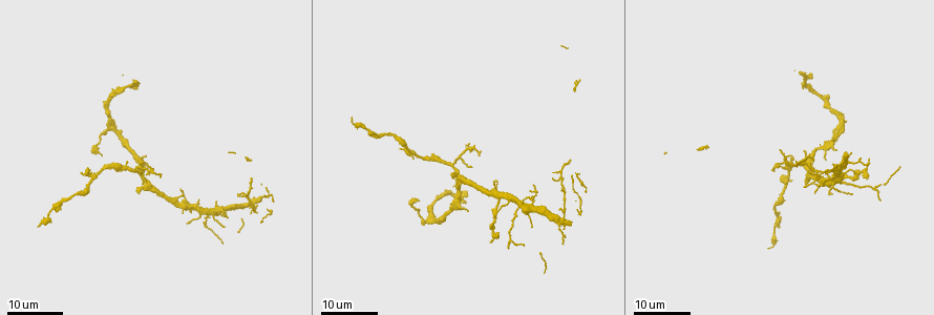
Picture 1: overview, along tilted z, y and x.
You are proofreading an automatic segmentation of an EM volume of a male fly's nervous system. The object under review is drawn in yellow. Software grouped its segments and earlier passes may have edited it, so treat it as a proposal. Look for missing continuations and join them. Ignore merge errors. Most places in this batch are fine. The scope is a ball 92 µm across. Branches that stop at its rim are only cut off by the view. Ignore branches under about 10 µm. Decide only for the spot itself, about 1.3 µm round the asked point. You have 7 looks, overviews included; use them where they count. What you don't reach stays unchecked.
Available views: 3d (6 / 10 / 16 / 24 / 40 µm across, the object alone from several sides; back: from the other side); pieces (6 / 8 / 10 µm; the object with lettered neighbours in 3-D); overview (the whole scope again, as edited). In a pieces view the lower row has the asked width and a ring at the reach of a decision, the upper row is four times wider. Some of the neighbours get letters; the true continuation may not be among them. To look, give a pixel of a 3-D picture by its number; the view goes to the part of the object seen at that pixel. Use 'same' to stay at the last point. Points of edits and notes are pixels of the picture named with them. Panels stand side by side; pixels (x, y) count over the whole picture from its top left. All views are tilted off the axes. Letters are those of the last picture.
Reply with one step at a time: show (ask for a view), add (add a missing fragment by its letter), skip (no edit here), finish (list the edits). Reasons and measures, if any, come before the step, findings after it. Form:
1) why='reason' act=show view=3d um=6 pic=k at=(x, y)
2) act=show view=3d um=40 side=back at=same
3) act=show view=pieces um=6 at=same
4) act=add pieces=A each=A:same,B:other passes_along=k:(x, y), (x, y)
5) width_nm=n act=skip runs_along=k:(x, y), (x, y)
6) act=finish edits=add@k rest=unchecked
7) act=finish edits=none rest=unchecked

act=show view=3d um=16 pic=1 at=(459, 196)

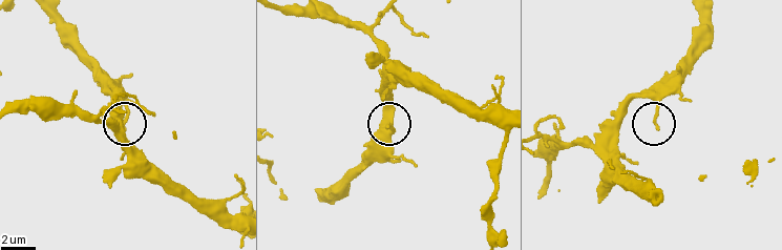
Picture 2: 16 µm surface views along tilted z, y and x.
act=show view=pieces um=10 pic=2 at=(388, 127)

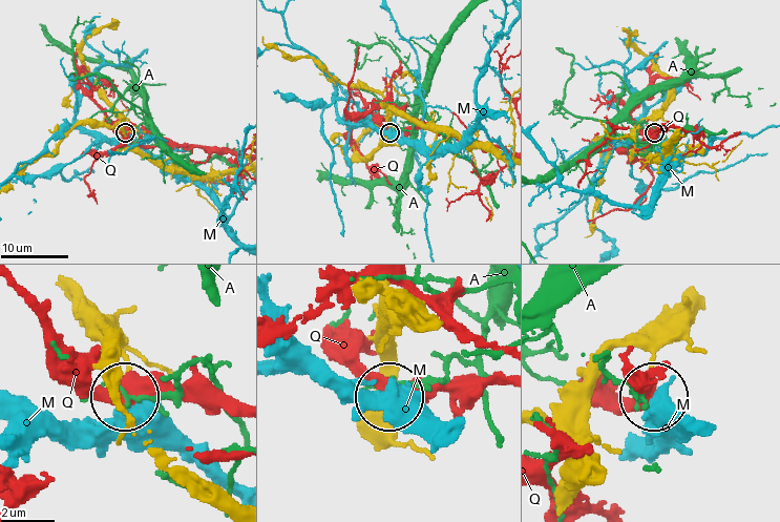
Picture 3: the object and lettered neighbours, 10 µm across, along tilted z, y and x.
act=skip each=A:other,M:other,Q:other found='no lettered fragment goes on from it'

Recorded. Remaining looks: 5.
why='tapers out' act=show view=3d um=24 pic=1 at=(477, 153)

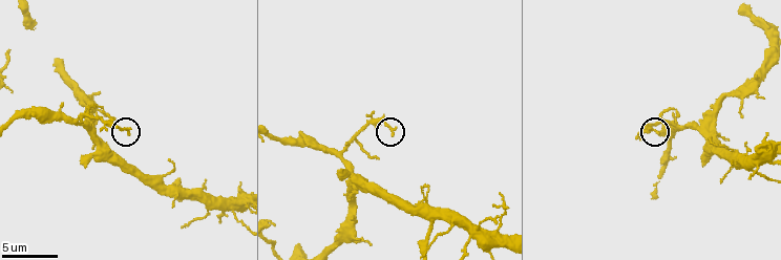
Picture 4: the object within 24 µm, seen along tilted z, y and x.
act=show view=pieces um=8 pic=4 at=(130, 133)

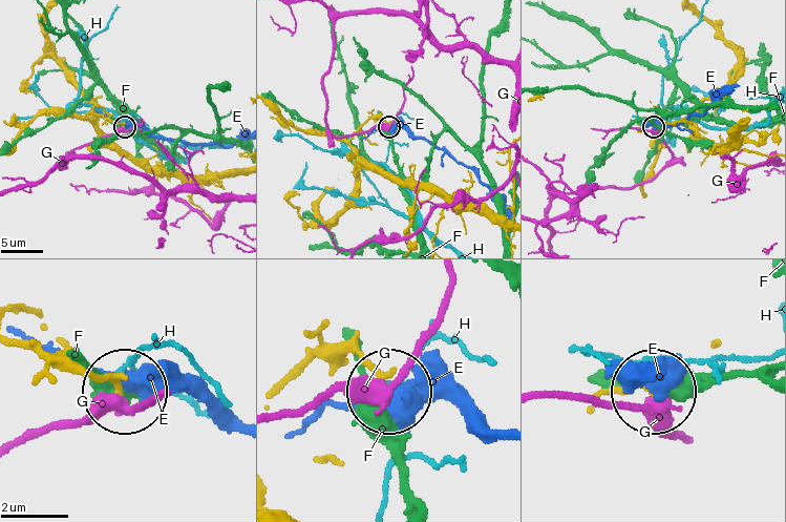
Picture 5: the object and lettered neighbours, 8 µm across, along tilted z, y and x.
act=skip each=E:other,F:other,G:other,H:other runs_along=5:(411, 190), (375, 171), (351, 144), (370, 119), (388, 125) found='no lettered fragment goes on from it'

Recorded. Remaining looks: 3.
why='free end' act=show view=pieces um=6 pic=4 at=(85, 165)

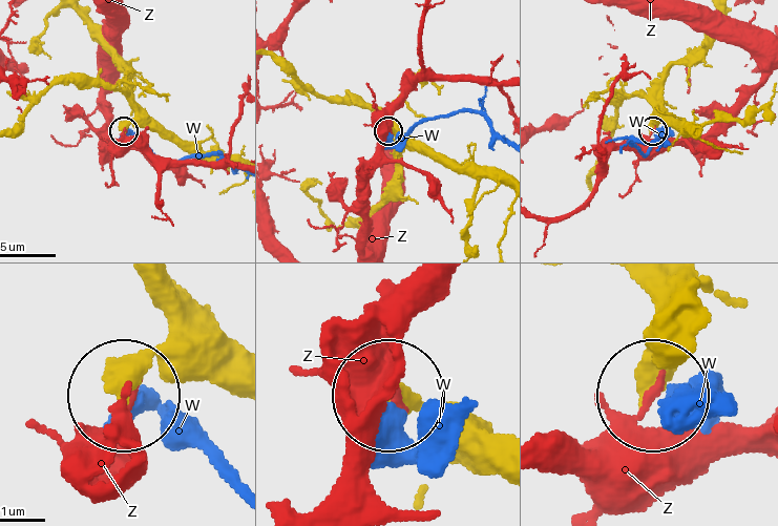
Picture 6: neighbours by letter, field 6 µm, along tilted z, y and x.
width_nm=370 act=skip each=W:other,Z:other found='none of them fits'

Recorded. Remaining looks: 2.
why='free end' act=show view=3d um=24 pic=1 at=(190, 212)

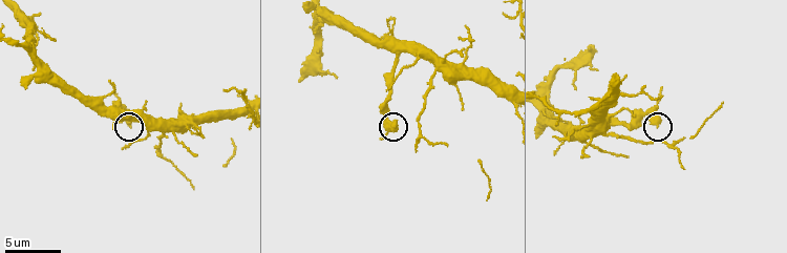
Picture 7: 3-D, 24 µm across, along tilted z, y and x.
why='see the neighbours' act=show view=pieces um=10 pic=7 at=(656, 123)

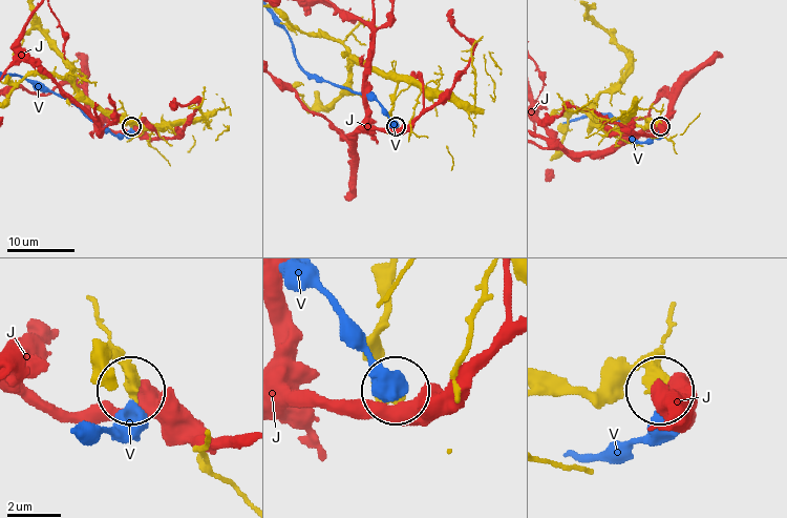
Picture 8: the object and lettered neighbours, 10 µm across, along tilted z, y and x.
act=skip each=J:other,V:other found='none of them fits'

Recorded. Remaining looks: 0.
act=finish edits=none rest=unchecked

